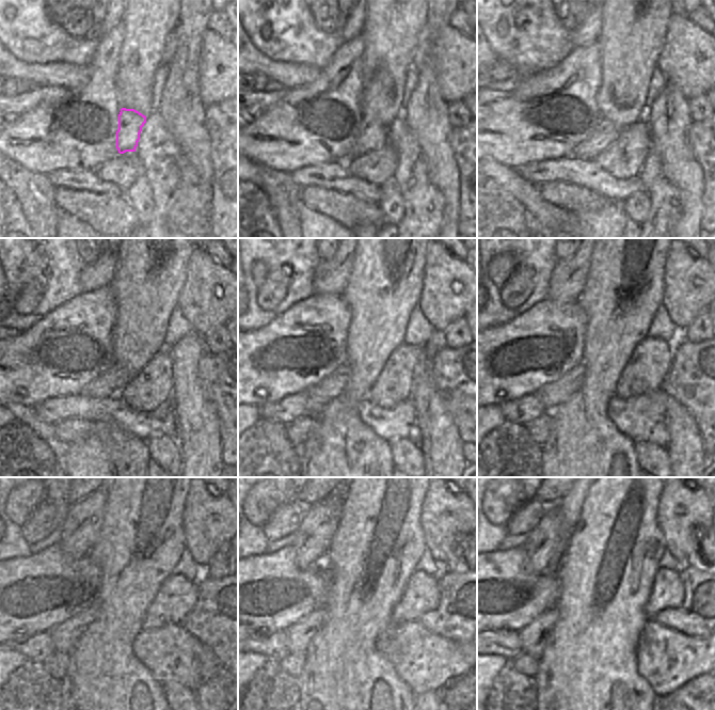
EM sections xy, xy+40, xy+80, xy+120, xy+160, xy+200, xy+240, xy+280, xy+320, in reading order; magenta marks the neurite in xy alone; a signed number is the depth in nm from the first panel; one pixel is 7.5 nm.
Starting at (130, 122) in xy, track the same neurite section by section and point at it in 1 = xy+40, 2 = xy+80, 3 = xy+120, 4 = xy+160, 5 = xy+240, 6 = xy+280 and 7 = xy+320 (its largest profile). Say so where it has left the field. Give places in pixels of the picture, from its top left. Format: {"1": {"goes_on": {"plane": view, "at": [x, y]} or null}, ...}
{"1": {"goes_on": {"plane": "xy+40", "at": [372, 135]}}, "2": {"goes_on": {"plane": "xy+80", "at": [605, 133]}}, "3": {"goes_on": {"plane": "xy+120", "at": [111, 383]}}, "4": {"goes_on": {"plane": "xy+160", "at": [332, 385]}}, "5": {"goes_on": {"plane": "xy+240", "at": [64, 635]}}, "6": {"goes_on": {"plane": "xy+280", "at": [299, 635]}}, "7": {"goes_on": {"plane": "xy+320", "at": [534, 637]}}}

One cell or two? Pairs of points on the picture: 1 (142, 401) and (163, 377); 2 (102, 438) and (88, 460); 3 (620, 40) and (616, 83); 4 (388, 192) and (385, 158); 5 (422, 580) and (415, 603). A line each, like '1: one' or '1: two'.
1: one
2: one
3: one
4: two
5: one

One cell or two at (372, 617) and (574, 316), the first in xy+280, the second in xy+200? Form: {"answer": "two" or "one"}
{"answer": "two"}

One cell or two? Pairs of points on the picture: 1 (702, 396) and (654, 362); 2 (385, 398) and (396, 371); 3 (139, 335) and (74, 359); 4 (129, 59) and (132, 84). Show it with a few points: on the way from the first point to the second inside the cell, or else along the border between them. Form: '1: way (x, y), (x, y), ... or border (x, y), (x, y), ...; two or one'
1: border (673, 348), (671, 365), (660, 388); two
2: way (386, 392), (396, 377); one
3: border (116, 320), (112, 330), (112, 350), (115, 364); two
4: way (132, 65), (132, 78); one

